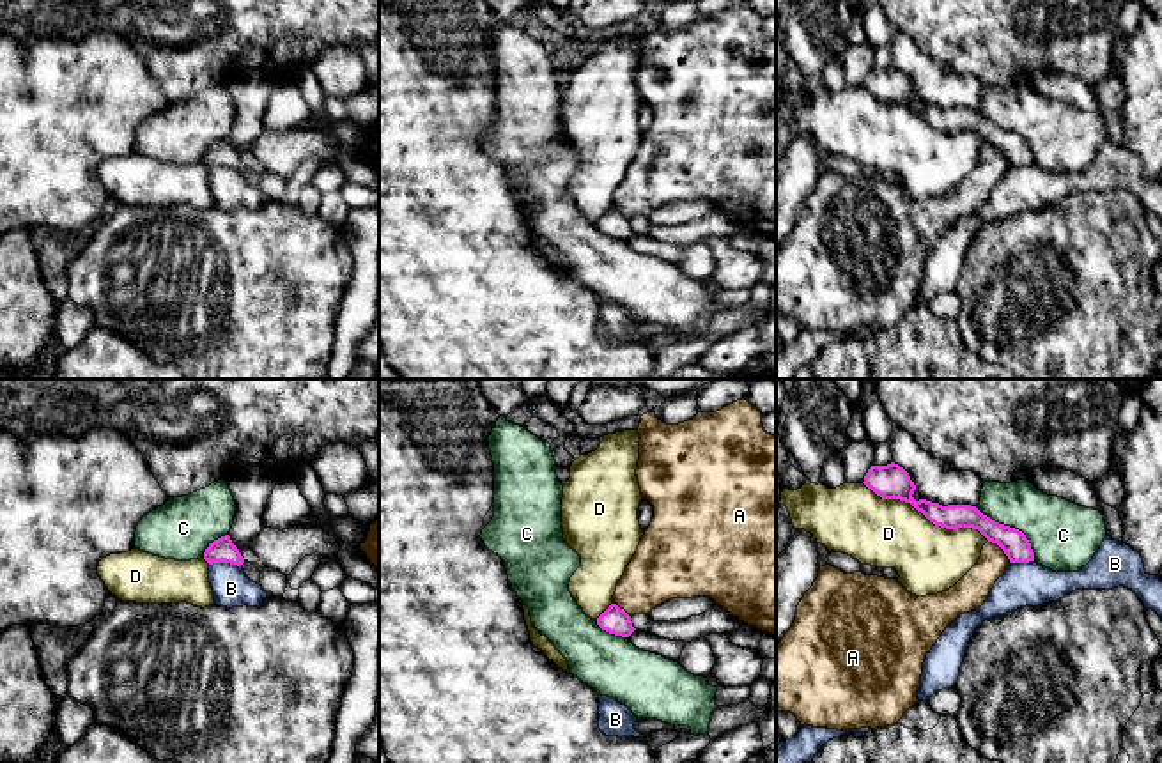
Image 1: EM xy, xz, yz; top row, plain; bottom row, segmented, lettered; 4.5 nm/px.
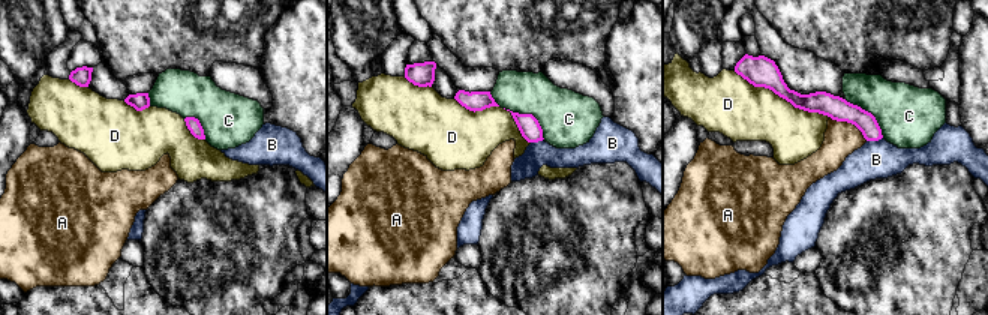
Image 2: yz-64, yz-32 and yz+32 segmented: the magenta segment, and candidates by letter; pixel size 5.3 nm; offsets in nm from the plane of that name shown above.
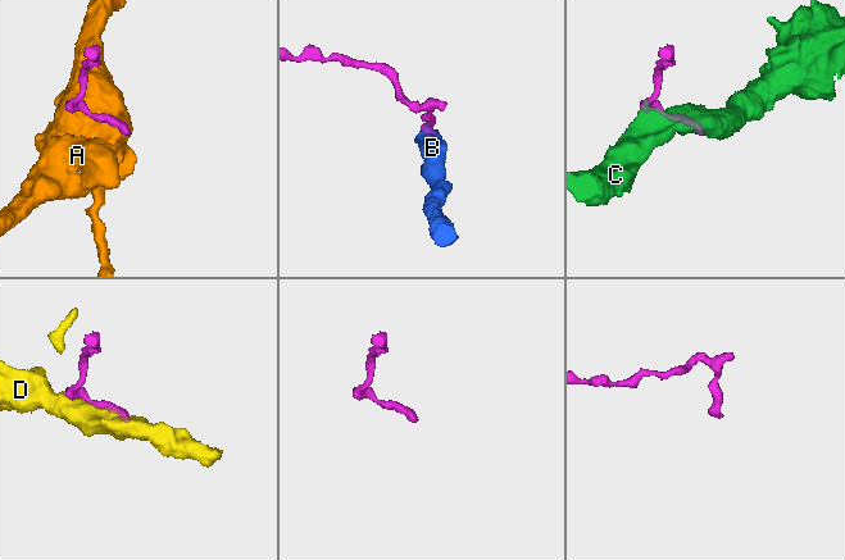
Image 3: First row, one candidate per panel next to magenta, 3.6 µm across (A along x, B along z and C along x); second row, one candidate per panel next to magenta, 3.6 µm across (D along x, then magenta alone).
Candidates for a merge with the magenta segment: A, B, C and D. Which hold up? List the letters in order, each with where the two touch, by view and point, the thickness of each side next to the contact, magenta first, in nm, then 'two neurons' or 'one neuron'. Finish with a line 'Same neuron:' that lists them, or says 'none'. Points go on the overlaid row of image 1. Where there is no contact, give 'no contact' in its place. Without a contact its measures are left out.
A: contact yz (1001, 547); calibres 120 and 150 nm; two neurons
B: contact xy (225, 562); calibres 110 and 180 nm; two neurons
C: contact yz (1012, 528); calibres 120 and 300 nm; two neurons
D: contact yz (927, 517); calibres 160 and 320 nm; two neurons
Same neuron: none

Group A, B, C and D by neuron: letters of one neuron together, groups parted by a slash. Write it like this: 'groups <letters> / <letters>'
groups A / B / C / D

